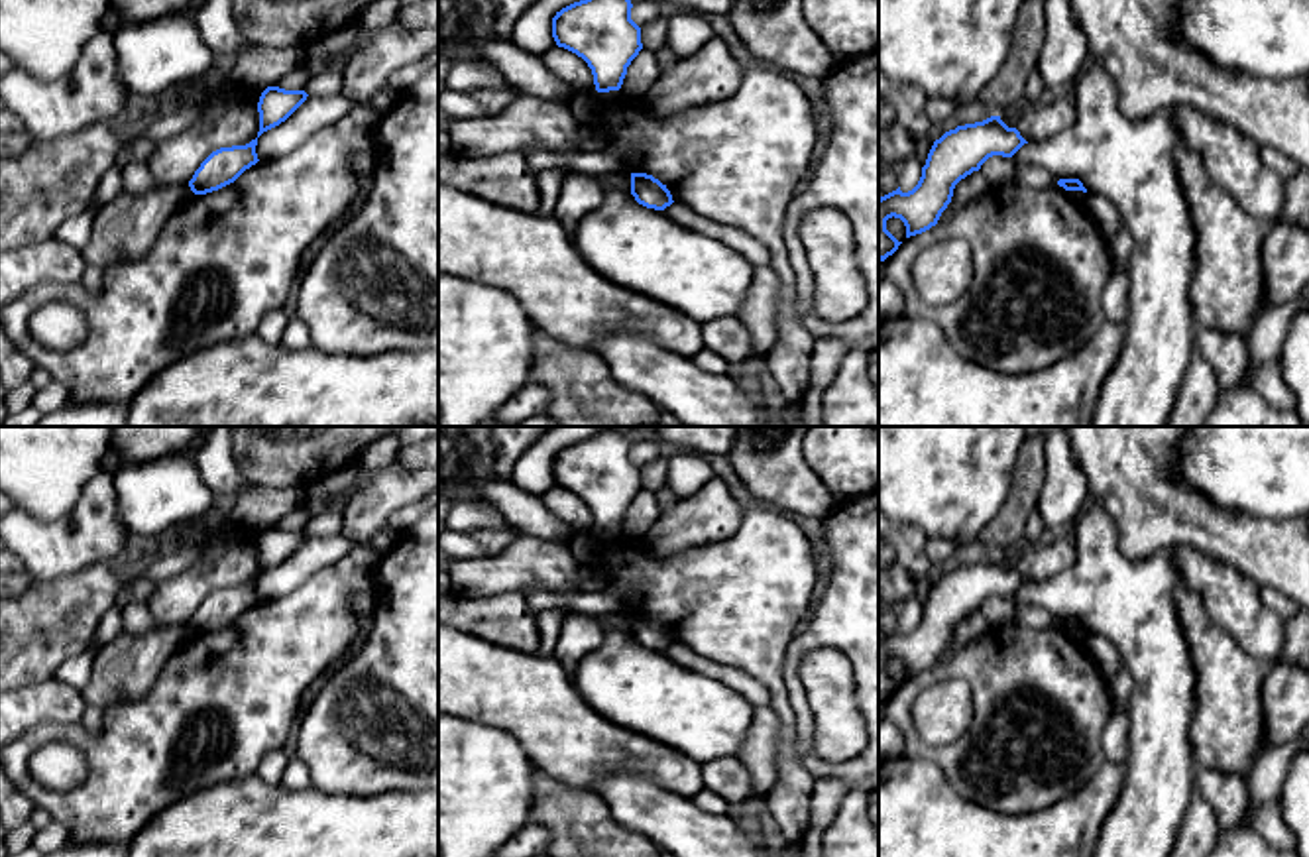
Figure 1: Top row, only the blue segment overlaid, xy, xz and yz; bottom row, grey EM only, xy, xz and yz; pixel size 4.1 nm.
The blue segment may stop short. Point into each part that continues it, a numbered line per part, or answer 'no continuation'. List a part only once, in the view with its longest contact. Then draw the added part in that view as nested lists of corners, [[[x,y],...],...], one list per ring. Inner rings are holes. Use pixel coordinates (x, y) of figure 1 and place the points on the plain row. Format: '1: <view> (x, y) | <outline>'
no continuation

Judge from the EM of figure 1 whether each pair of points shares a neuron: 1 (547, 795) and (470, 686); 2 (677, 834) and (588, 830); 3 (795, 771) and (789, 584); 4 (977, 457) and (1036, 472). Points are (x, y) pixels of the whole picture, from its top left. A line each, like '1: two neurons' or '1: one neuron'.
1: two neurons
2: two neurons
3: one neuron
4: two neurons

